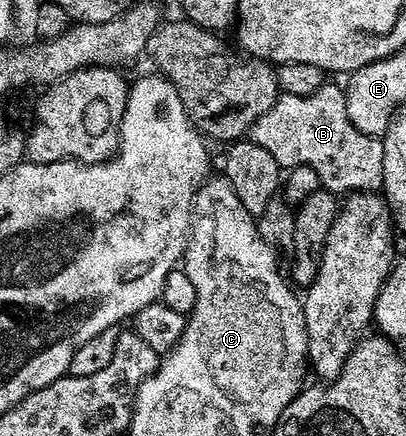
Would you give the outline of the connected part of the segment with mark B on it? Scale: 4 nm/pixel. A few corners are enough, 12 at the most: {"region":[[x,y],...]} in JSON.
{"region":[[326,82],[279,95],[250,130],[283,170],[333,194],[384,184],[384,146]]}

